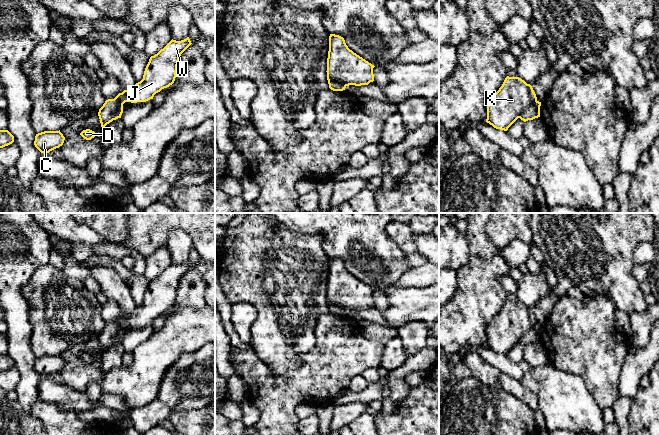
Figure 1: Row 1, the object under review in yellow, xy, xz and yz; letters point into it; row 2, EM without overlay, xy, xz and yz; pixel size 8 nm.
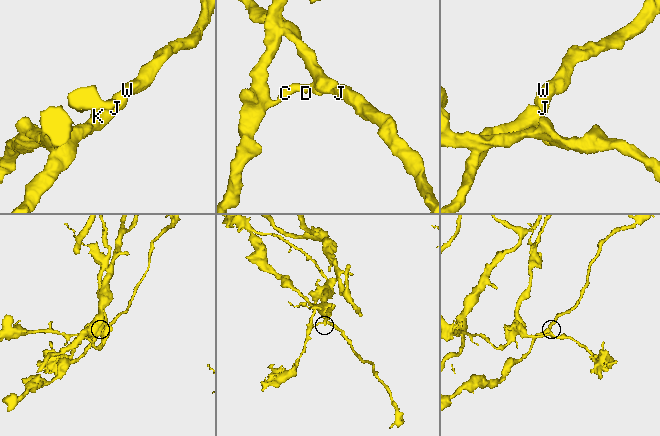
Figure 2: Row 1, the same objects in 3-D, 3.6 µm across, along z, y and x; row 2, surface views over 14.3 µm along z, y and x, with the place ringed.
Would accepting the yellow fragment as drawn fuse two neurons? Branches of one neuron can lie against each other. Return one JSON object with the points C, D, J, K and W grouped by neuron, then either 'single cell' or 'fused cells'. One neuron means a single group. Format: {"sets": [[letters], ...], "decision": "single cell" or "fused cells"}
{"sets": [["C", "D"], ["J", "K", "W"]], "decision": "fused cells"}

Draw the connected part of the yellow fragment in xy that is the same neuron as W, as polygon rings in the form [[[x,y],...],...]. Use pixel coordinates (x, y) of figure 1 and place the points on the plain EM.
[[[189,261],[181,265],[172,263],[157,278],[150,281],[143,303],[130,314],[119,317],[114,323],[122,328],[153,323],[156,317],[174,307],[179,282],[191,268]]]

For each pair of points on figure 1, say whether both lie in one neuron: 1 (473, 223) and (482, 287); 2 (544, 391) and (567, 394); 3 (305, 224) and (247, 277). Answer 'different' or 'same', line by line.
1: same
2: same
3: different

